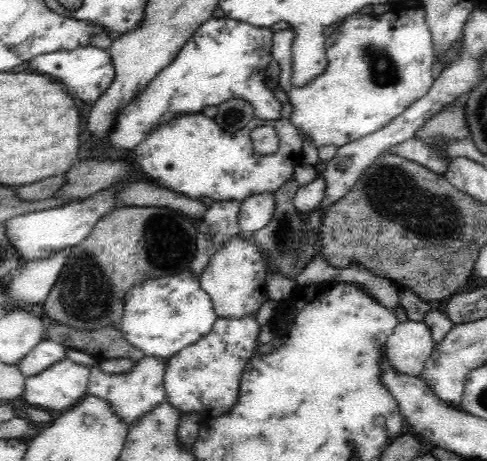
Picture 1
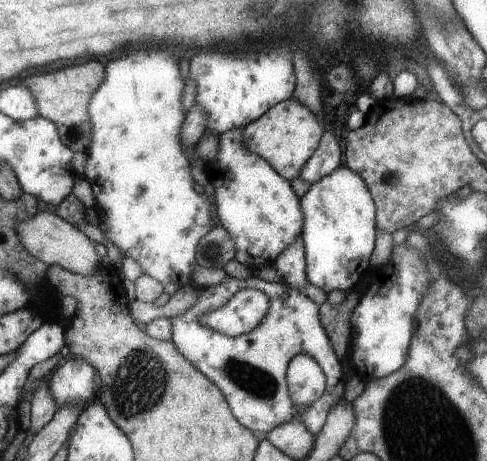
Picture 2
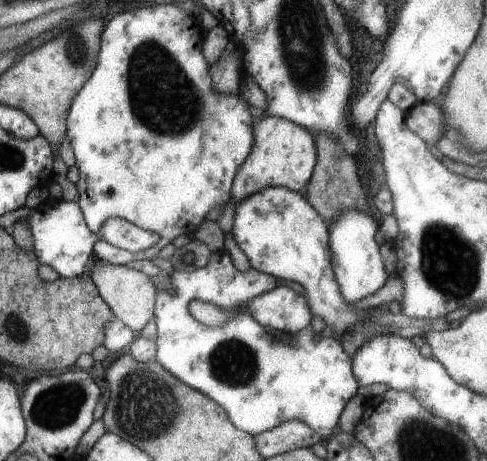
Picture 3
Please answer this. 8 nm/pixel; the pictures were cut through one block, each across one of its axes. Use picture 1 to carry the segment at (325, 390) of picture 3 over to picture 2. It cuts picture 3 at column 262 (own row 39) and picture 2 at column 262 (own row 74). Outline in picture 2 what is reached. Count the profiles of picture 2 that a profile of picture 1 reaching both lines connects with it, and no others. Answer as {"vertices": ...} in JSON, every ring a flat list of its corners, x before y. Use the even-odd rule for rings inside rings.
{"vertices":[[229,276,225,282,217,286,203,288,197,302,187,312,171,318,171,324,173,324,171,342,175,344,177,352,223,392,229,410,233,412,237,422,259,436,265,436,273,428,287,424,295,418,301,420,313,436,317,436,331,408,339,400,343,400,347,380,341,374,341,360,333,352,333,346,319,320,319,306,295,288,289,288,285,284,263,282,259,278,235,280],[239,290,261,290,269,298,269,310,261,320,261,324,257,324,251,332,239,334,235,338,203,328,199,318,225,306,229,298],[297,354,311,356,319,364,327,380,327,388,323,390,323,394,305,410,297,410,287,390,287,364]]}

